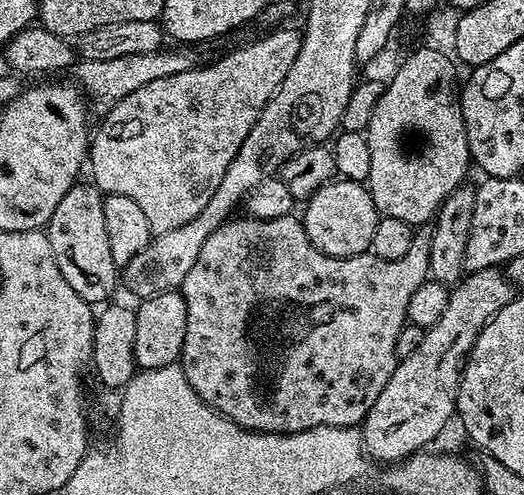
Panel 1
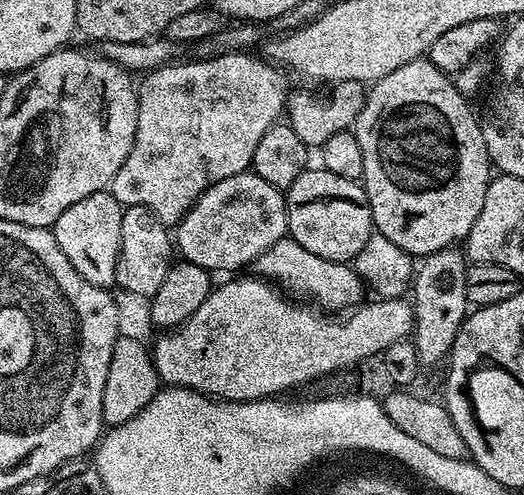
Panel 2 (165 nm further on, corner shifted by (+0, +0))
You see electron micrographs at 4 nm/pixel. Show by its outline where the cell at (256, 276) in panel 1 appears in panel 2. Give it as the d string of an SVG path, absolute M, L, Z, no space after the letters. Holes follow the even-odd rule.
M291 238L274 242L274 246L270 246L270 250L263 252L255 260L254 272L257 277L279 286L285 293L296 298L303 298L308 302L315 302L324 310L332 310L328 308L351 310L365 299L366 285L360 279L360 275L356 273L355 267L339 264L326 258L318 258L314 254L310 254L310 250L306 250L306 246L302 246Z

